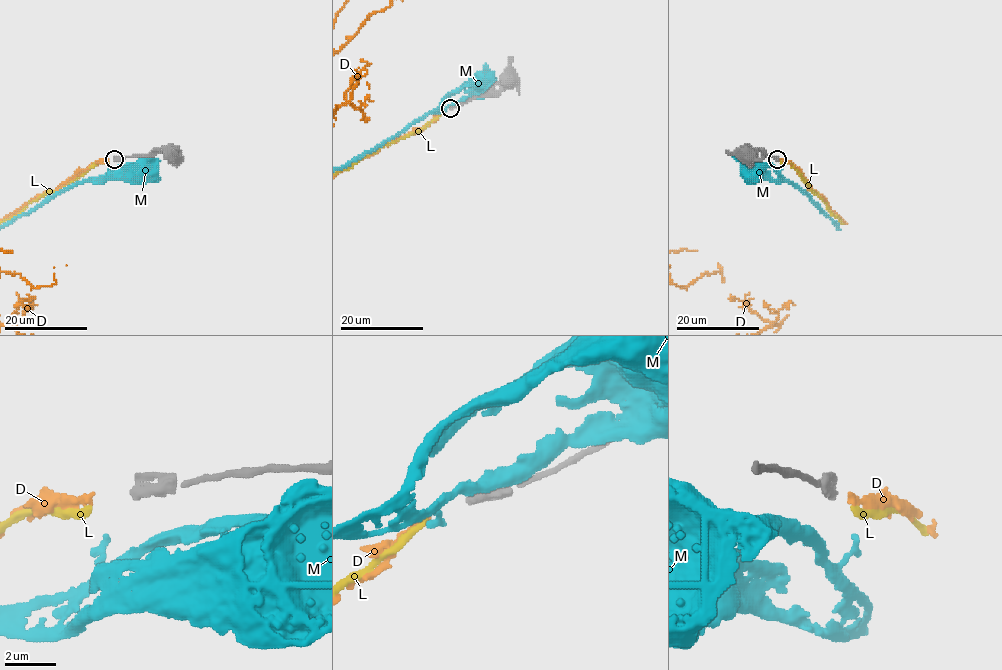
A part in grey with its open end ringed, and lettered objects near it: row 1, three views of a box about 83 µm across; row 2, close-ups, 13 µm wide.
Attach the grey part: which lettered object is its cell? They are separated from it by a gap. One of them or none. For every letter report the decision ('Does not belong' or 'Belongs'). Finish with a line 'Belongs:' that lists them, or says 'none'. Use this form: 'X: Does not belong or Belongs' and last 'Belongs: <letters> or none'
D: Belongs
L: Does not belong
M: Does not belong
Belongs: D

